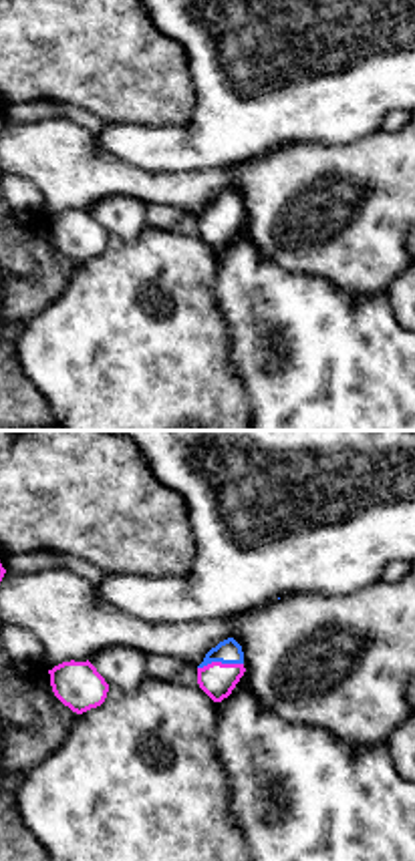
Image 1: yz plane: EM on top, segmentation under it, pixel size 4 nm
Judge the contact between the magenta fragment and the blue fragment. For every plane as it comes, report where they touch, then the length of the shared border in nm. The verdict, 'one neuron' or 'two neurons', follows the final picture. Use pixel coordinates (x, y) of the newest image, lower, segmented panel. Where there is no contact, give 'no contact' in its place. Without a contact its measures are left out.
(220, 662) | 190 nm

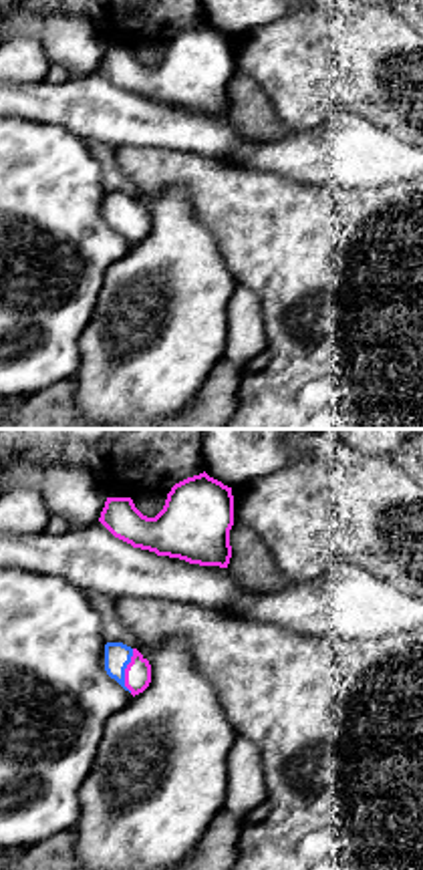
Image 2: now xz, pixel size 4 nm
(125, 671) | 180 nm

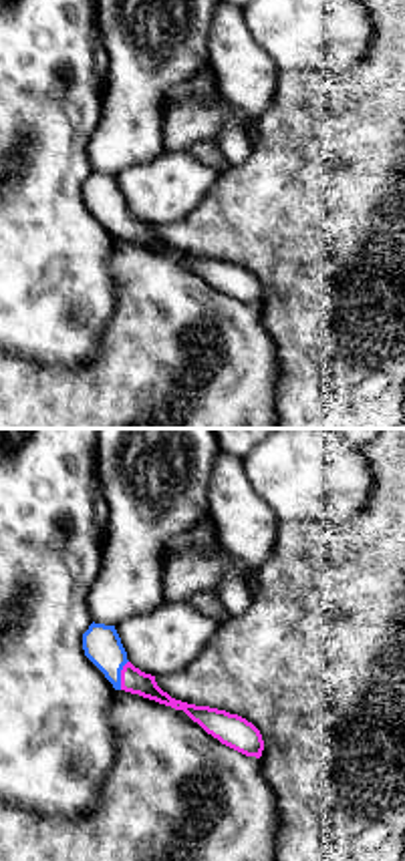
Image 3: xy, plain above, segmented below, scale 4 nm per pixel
(121, 674) | 120 nm

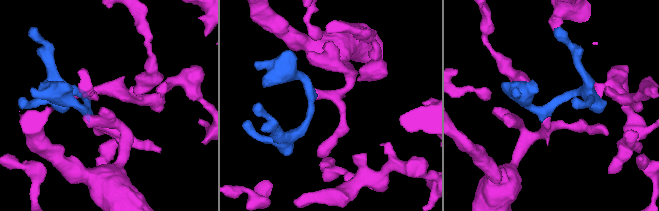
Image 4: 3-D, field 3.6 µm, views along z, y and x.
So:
one neuron

